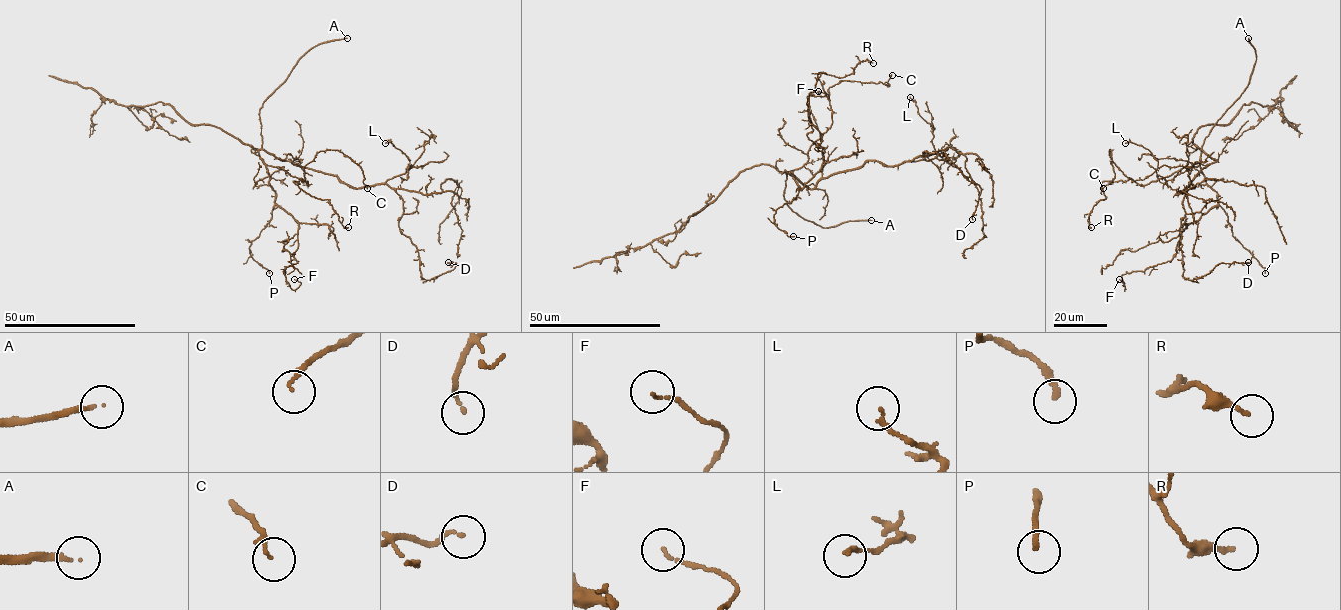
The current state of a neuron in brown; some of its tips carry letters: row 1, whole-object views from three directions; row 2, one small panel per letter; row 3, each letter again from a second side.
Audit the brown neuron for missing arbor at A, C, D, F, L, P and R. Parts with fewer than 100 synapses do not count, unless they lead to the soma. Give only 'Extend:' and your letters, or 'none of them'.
Extend: A

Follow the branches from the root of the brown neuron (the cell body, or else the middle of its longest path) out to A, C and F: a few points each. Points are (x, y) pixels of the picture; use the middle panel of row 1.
A: (824, 177), (808, 188), (786, 173), (787, 205), (822, 227), (871, 220)
C: (824, 177), (808, 188), (783, 172), (801, 168), (830, 126), (828, 89), (840, 81), (888, 86), (892, 75)
F: (824, 177), (808, 188), (783, 172), (801, 189), (822, 166), (809, 104), (809, 93), (825, 95), (818, 91)

